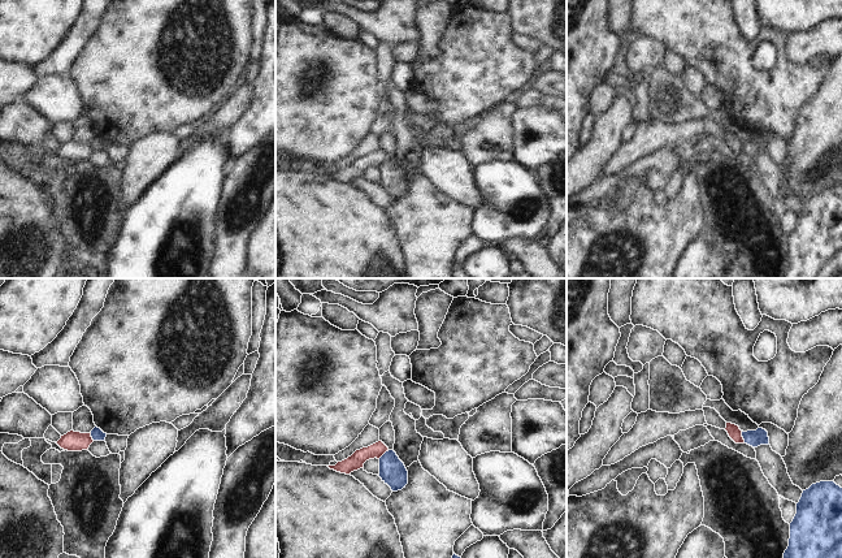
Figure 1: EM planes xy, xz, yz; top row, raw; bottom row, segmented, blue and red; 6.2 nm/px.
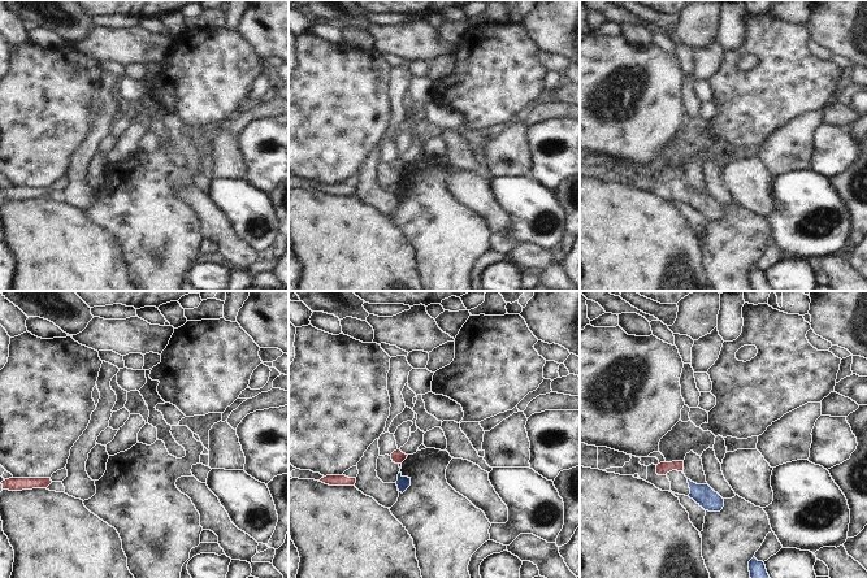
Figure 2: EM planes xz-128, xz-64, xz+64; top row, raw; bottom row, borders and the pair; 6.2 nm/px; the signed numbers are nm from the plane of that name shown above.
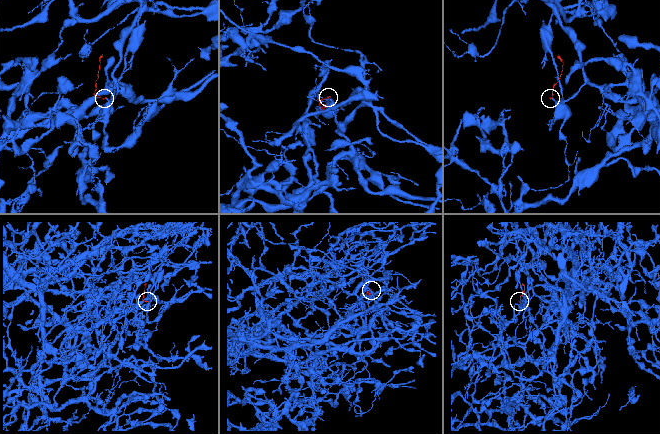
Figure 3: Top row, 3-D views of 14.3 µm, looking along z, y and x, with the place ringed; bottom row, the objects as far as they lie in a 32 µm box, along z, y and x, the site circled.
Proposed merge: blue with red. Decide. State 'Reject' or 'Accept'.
Reject.

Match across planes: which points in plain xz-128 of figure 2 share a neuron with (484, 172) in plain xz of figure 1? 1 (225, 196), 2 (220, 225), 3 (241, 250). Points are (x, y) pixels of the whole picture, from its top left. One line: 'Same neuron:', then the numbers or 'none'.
Same neuron: 1

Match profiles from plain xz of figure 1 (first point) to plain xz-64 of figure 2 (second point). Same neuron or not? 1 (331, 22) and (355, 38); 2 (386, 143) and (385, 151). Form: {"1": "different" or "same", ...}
{"1": "same", "2": "different"}

